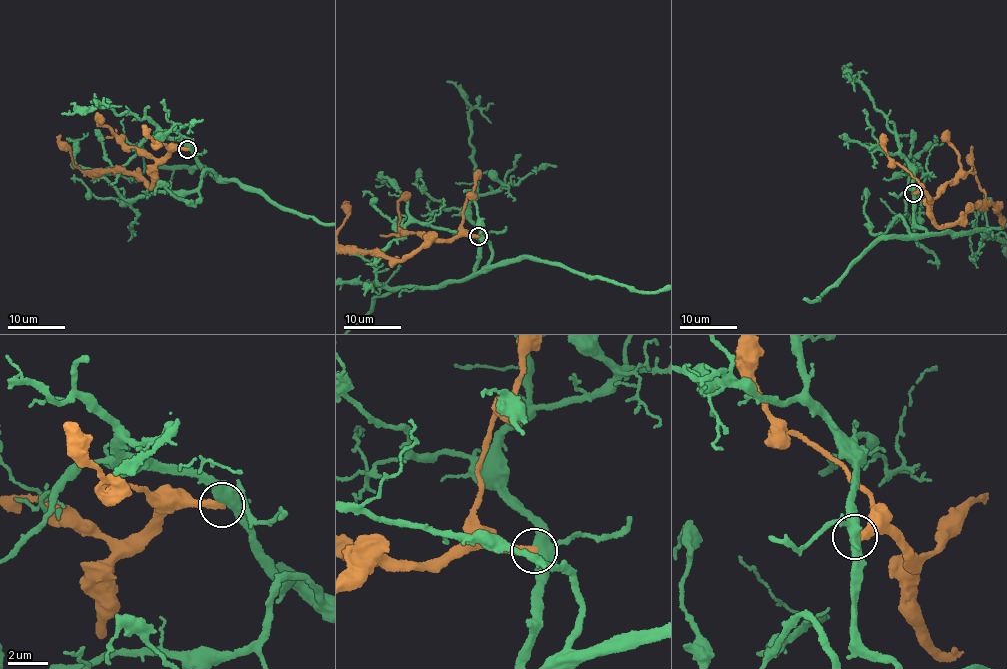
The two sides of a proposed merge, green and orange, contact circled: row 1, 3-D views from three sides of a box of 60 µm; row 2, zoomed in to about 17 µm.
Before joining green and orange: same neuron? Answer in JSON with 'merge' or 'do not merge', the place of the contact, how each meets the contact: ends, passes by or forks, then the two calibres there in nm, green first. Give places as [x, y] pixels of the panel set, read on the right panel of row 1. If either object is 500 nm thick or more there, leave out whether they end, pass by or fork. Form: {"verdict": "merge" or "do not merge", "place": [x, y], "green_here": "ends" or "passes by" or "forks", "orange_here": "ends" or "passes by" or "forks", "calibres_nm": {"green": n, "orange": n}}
{"verdict": "do not merge", "place": [913, 193], "green_here": "forks", "orange_here": "ends", "calibres_nm": {"green": 440, "orange": 380}}

